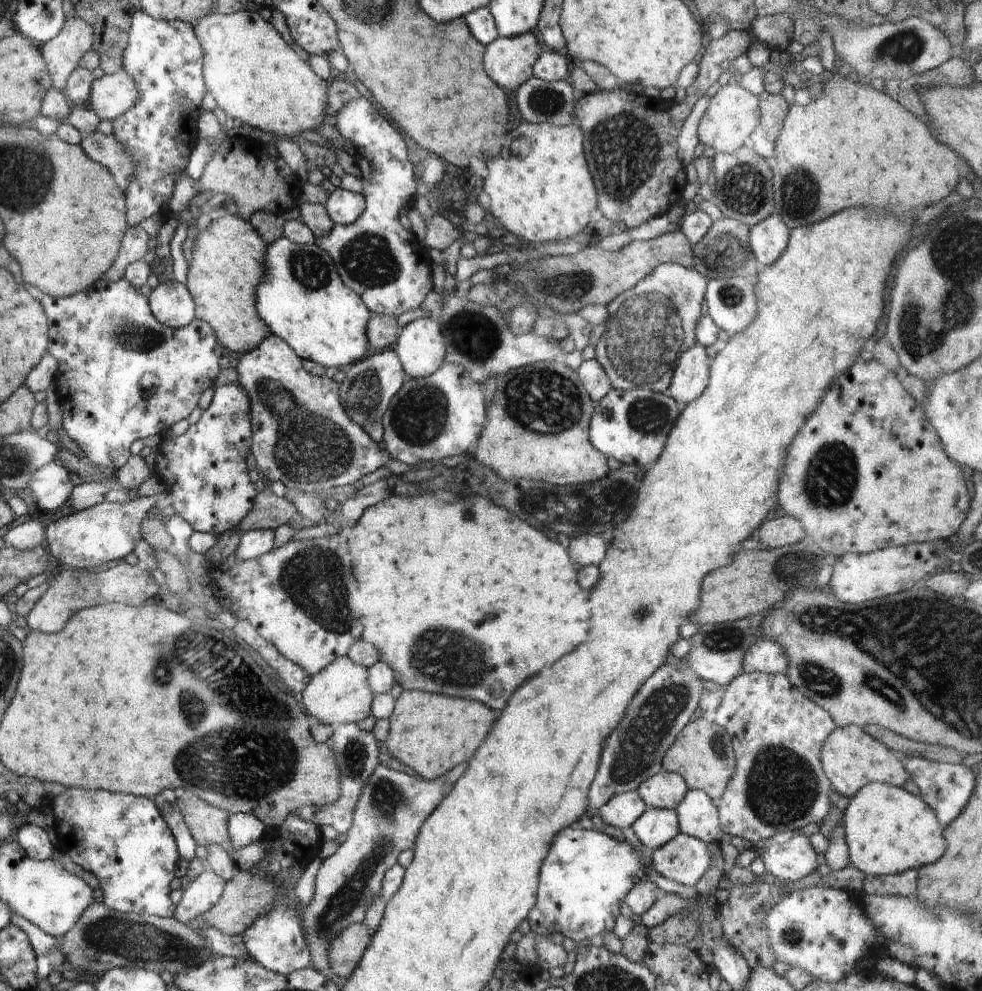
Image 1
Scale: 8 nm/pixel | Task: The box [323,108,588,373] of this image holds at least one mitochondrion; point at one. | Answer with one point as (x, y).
(368, 258)

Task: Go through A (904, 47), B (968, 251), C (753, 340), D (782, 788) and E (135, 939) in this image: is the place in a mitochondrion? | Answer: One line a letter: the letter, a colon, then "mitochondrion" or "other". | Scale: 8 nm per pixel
A: mitochondrion
B: mitochondrion
C: other
D: mitochondrion
E: mitochondrion

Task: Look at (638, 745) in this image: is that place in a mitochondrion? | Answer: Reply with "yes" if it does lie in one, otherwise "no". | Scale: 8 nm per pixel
yes

